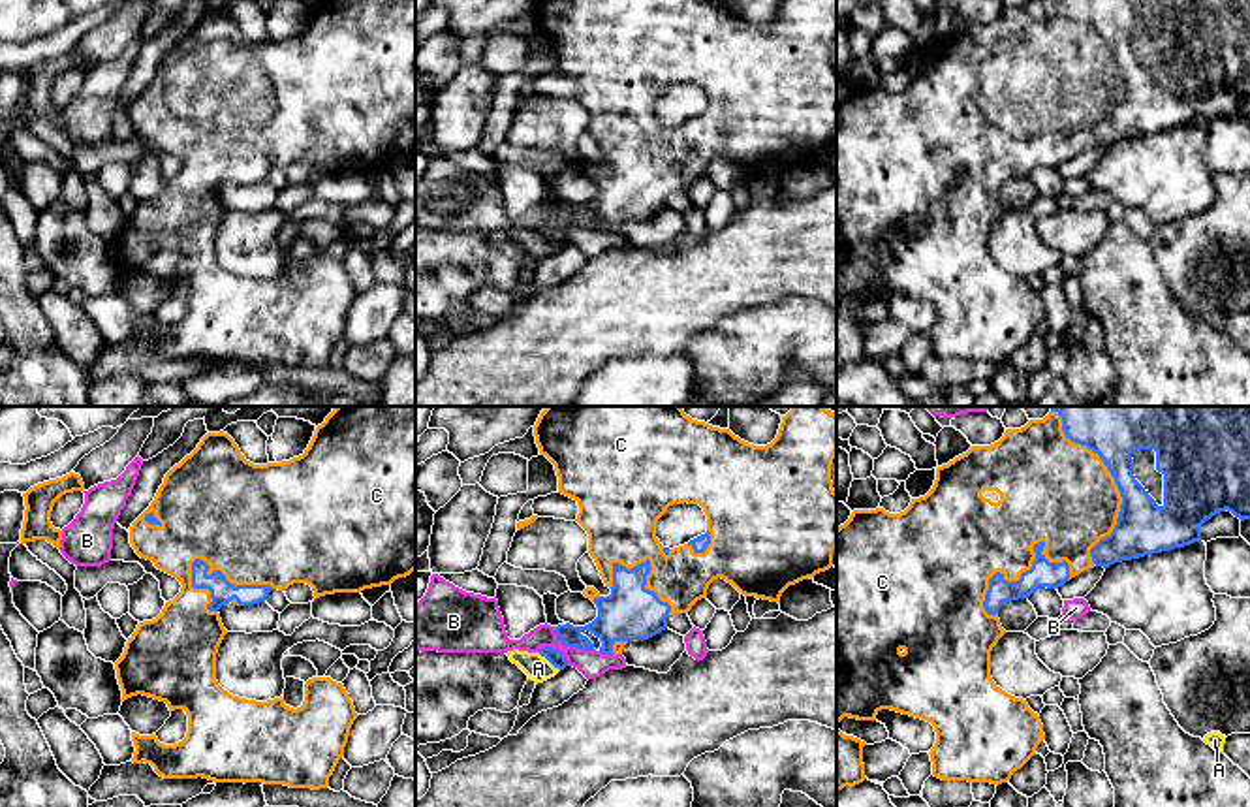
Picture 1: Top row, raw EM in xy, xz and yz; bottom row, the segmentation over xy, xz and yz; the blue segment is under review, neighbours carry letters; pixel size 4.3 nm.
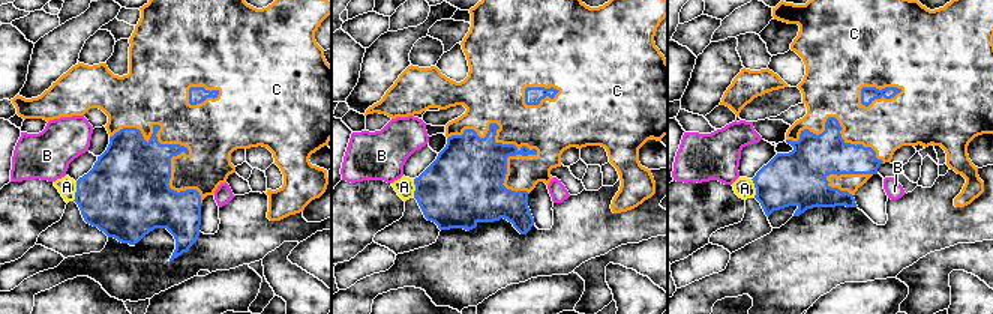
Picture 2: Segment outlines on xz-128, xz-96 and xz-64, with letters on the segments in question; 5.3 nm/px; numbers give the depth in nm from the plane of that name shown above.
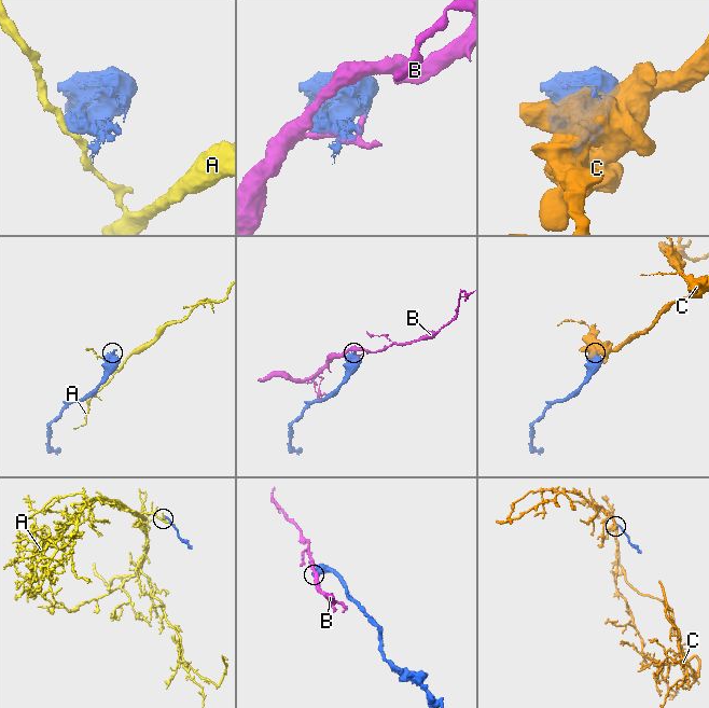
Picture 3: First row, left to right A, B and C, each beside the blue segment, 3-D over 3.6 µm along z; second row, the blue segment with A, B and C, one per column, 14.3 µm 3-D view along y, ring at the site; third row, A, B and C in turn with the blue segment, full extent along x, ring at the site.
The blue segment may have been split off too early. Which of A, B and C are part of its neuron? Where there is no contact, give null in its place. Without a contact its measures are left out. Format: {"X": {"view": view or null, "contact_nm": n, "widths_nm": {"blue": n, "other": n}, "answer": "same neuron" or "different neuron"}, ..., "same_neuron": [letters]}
{"A": {"view": "xz", "contact_nm": 120, "widths_nm": {"blue": 70, "other": 110}, "answer": "different neuron"}, "B": {"view": "xz", "contact_nm": 220, "widths_nm": {"blue": 200, "other": 120}, "answer": "different neuron"}, "C": {"view": "yz", "contact_nm": 420, "widths_nm": {"blue": 110, "other": 320}, "answer": "same neuron"}, "same_neuron": ["C"]}

